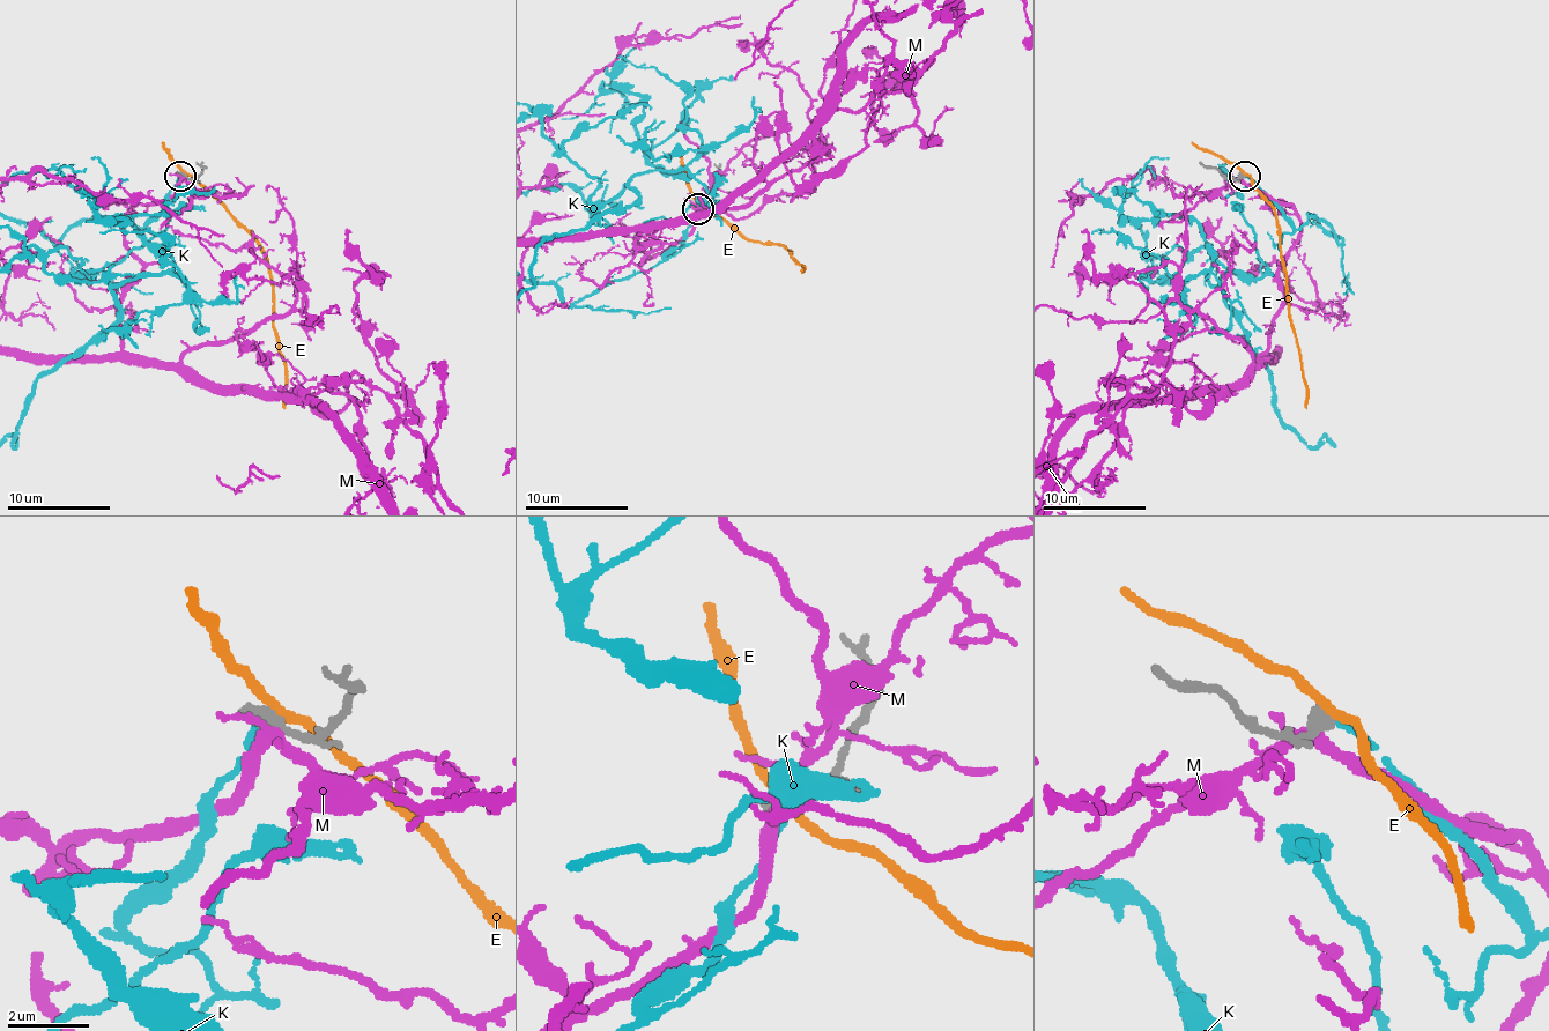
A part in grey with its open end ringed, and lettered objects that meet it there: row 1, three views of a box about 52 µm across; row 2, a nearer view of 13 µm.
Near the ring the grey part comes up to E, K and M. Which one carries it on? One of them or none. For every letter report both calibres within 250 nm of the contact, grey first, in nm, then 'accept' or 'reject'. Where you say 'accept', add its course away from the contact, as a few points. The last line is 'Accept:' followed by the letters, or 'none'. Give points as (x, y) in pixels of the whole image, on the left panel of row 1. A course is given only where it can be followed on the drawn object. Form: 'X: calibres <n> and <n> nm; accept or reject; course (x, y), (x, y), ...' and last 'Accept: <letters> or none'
E: calibres 500 and 240 nm; reject
K: calibres 500 and 220 nm; accept
M: calibres 500 and 280 nm; reject
Accept: K

